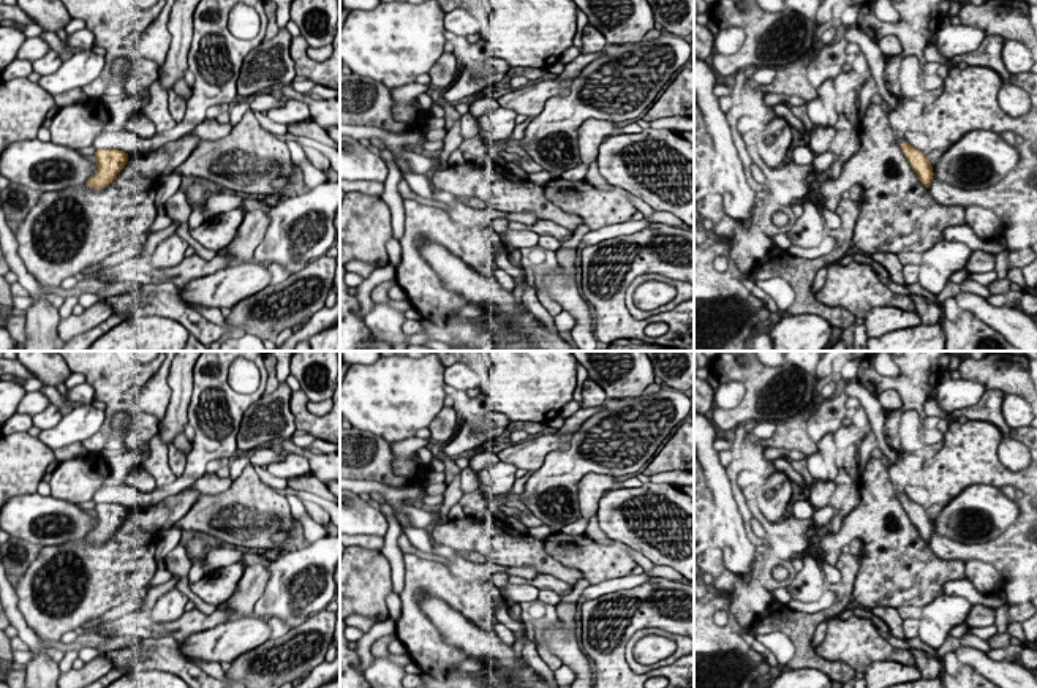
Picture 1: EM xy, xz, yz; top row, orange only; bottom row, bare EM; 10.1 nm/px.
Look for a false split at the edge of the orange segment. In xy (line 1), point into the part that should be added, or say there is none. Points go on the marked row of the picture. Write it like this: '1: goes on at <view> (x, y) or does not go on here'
1: does not go on here

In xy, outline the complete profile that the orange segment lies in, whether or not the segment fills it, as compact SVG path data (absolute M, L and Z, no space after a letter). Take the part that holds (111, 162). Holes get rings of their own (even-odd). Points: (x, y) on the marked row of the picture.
M98 149L95 152L95 158L98 171L87 180L87 187L93 190L103 190L125 168L128 161L128 153L117 149Z

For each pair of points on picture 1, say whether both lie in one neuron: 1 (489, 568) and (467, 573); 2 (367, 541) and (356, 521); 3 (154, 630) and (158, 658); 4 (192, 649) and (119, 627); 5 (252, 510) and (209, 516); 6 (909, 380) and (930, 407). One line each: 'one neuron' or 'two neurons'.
1: one neuron
2: two neurons
3: two neurons
4: two neurons
5: one neuron
6: two neurons

